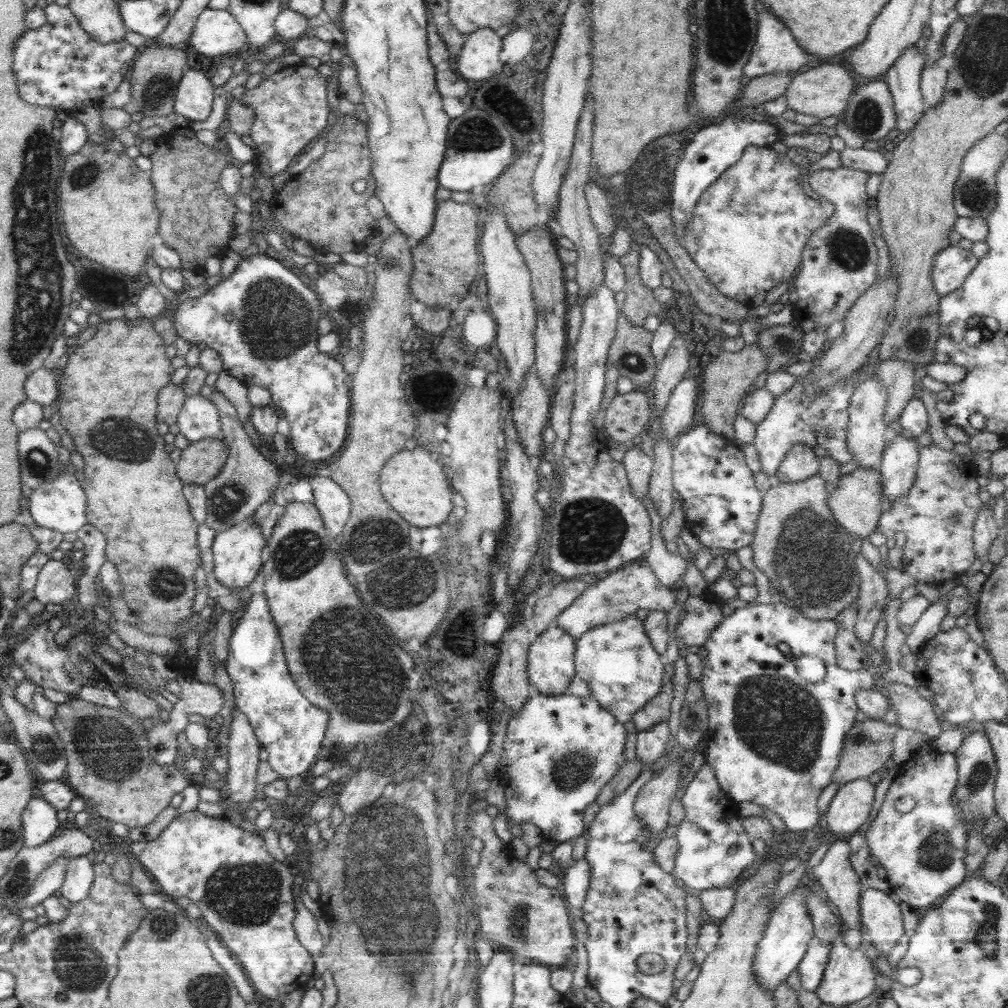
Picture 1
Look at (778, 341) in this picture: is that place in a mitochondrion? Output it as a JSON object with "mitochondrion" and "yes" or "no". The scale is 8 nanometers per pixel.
{"mitochondrion":"yes"}

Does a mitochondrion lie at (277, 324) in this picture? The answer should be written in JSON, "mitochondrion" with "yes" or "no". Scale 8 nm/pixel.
{"mitochondrion":"yes"}

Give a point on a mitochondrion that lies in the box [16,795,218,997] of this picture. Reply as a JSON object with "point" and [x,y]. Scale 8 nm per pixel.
{"point":[163,928]}

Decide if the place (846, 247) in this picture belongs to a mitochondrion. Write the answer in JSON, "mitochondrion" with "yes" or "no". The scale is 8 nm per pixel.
{"mitochondrion":"yes"}

